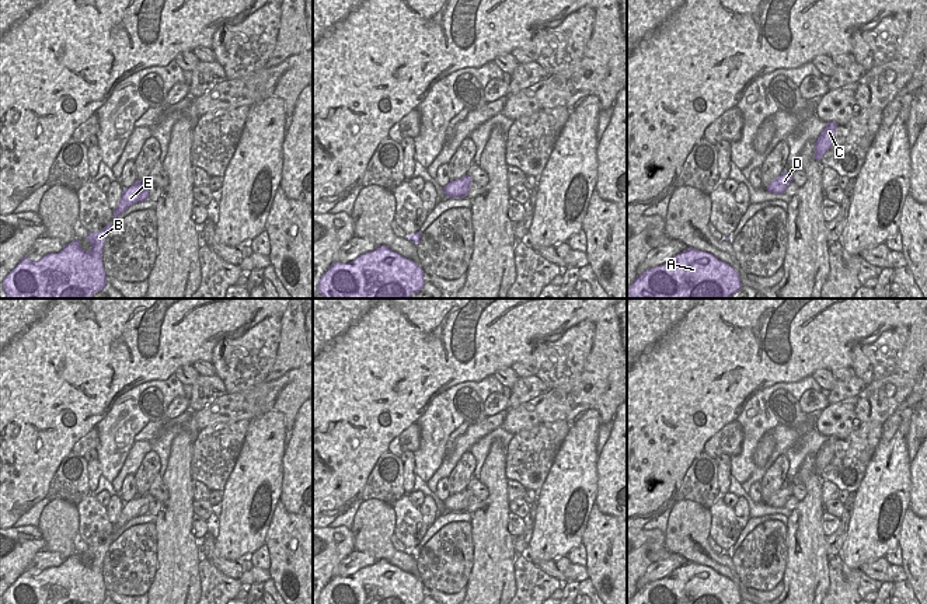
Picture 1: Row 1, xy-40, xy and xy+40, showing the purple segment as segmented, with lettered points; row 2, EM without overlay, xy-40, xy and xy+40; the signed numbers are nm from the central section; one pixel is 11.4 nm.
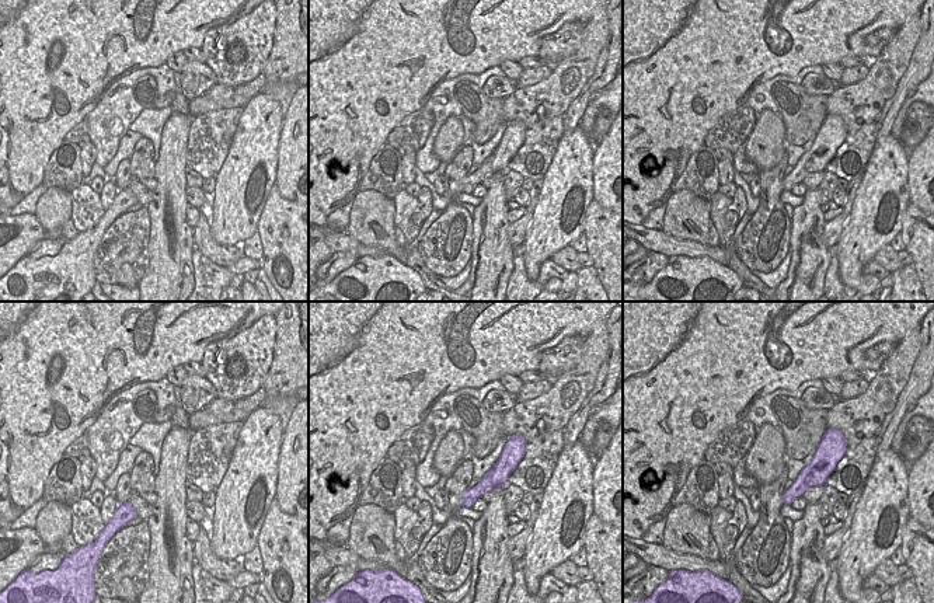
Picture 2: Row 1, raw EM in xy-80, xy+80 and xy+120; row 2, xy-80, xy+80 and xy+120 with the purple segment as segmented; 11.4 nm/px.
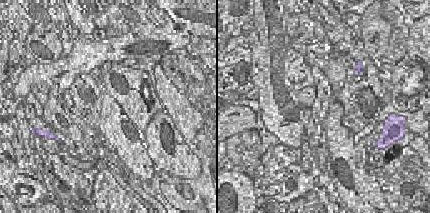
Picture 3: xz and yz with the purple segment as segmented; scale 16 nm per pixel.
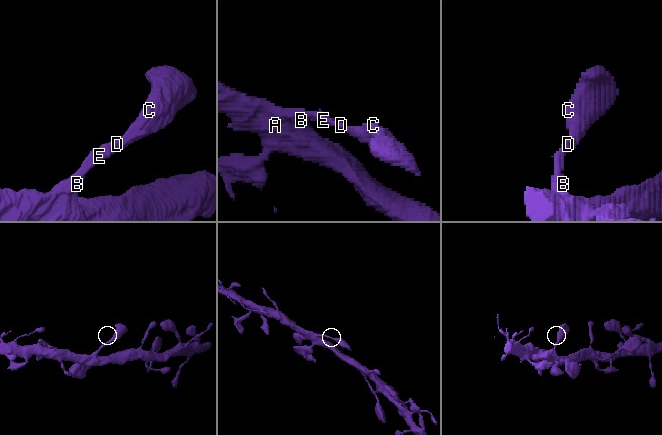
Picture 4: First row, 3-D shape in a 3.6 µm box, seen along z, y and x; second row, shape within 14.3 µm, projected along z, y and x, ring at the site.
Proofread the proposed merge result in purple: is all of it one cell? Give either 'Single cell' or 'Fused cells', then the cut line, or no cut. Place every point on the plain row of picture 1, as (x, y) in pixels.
Single cell. No split.

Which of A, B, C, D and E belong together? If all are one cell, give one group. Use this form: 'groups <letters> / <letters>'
groups A B C D E

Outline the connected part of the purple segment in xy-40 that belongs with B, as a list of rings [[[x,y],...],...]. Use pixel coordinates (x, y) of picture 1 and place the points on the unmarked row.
[[[112,535],[98,547],[88,547],[84,552],[91,558],[90,565],[80,561],[80,554],[72,555],[57,568],[48,568],[39,575],[22,572],[20,577],[3,593],[3,604],[102,604],[107,590],[102,579],[104,556],[112,544]]]

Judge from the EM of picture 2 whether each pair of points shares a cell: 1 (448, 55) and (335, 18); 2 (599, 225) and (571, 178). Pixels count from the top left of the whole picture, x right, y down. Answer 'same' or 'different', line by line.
1: same
2: different

